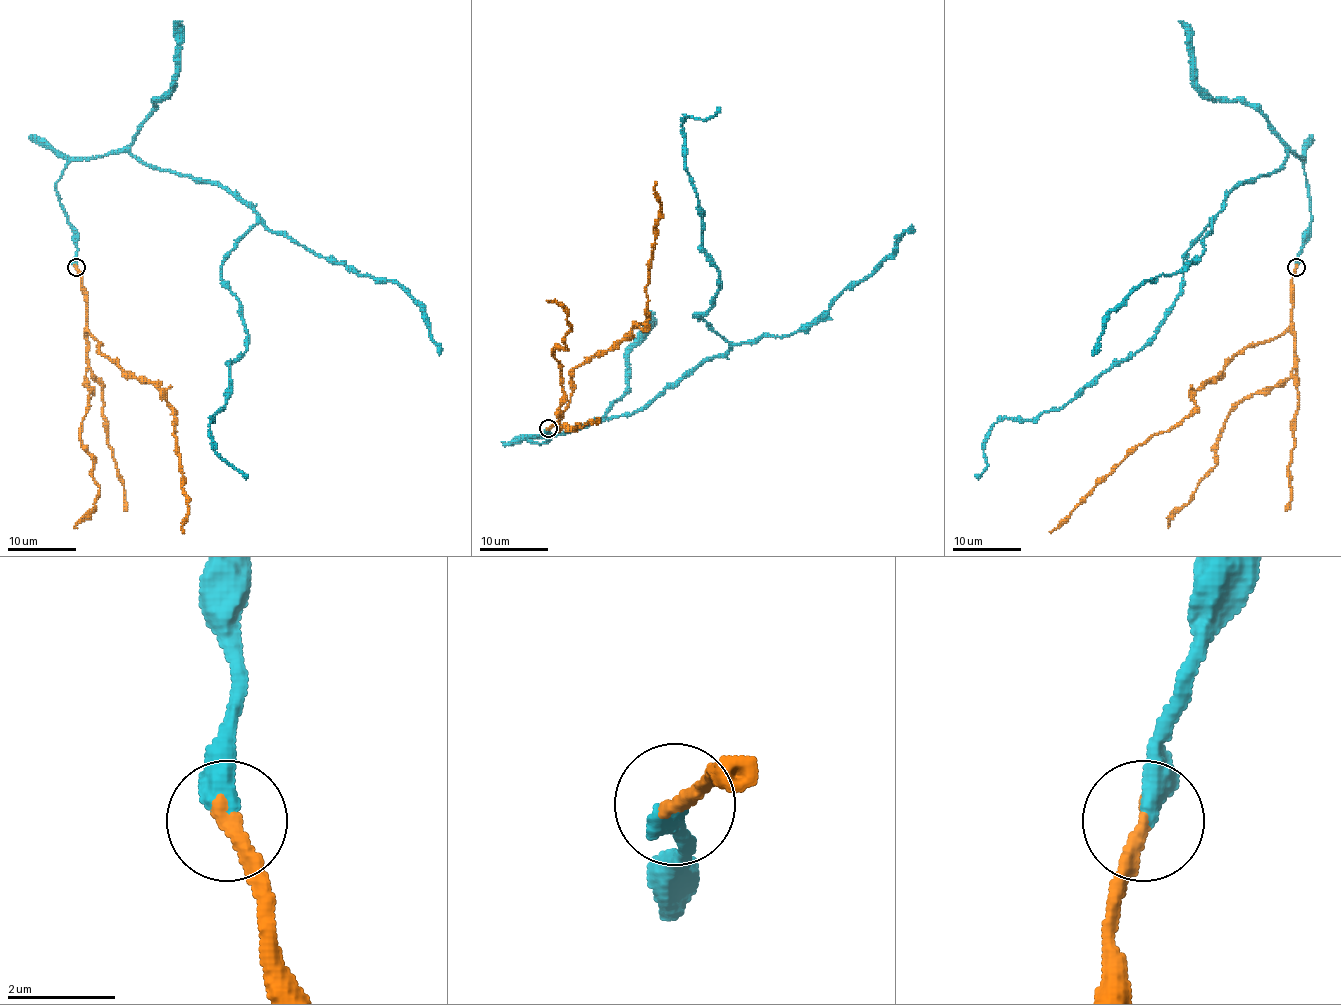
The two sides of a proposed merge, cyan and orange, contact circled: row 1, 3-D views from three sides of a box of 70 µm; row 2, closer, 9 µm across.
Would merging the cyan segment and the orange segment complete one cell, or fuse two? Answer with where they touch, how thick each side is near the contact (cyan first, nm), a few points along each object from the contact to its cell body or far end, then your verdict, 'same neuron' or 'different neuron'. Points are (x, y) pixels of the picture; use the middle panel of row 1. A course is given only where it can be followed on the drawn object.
at (548, 428); 440 nm thick on the cyan side, 320 nm on the other; cyan runs (548, 428), (529, 440), (642, 411), (729, 348), (694, 316), (720, 273), (682, 126), (720, 107); orange runs (548, 428), (558, 424), (570, 398), (572, 371), (605, 354), (632, 328), (644, 326), (660, 212), (656, 181); same neuron

